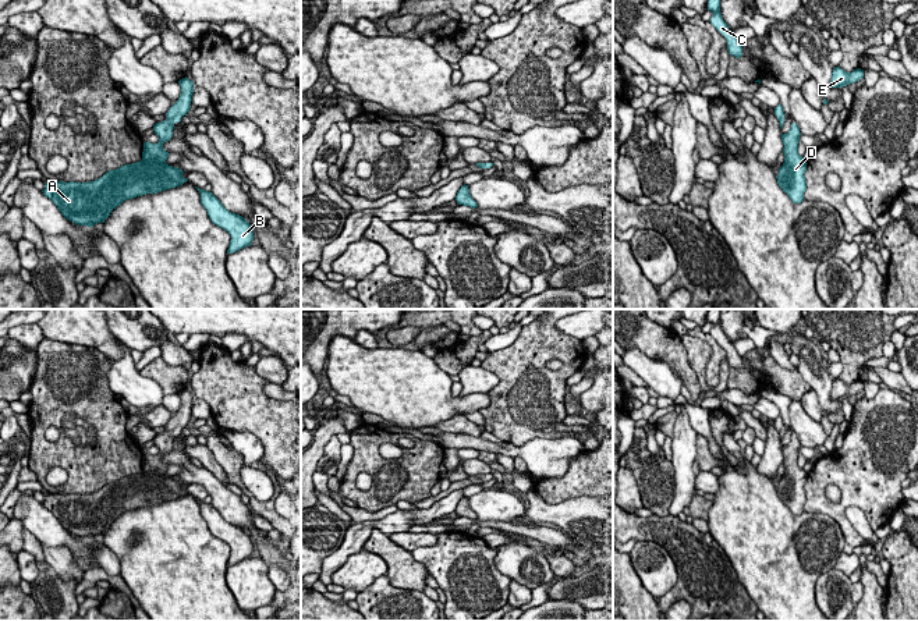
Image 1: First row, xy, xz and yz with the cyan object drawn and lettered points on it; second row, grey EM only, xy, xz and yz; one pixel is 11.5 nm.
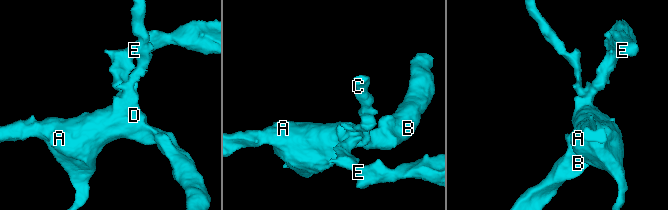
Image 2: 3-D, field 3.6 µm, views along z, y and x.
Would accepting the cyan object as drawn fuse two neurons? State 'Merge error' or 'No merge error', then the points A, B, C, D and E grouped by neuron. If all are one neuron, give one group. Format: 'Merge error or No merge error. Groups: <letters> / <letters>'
No merge error. Groups: A B C D E

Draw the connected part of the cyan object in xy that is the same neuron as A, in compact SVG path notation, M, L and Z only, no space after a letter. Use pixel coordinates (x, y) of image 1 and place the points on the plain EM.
M185 388L178 395L181 398L178 412L166 425L167 430L153 437L159 454L143 454L141 473L110 482L89 494L50 493L45 496L43 507L67 532L93 539L104 535L111 522L127 511L157 505L188 493L182 489L182 482L166 475L170 465L163 461L163 455L173 448L174 436L180 434L191 420L194 394Z

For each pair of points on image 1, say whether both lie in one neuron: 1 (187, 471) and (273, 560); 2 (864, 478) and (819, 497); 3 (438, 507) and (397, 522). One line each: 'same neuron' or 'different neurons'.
1: same neuron
2: same neuron
3: same neuron

